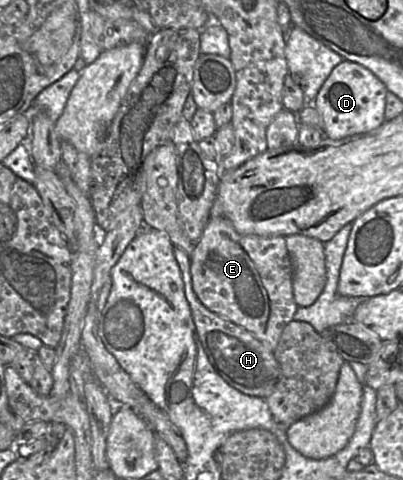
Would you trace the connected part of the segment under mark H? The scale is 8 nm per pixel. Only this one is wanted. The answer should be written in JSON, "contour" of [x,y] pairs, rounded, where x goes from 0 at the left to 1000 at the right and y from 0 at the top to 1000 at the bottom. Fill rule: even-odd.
{"contour":[[[432,517],[457,590],[459,617],[474,642],[494,708],[536,775],[591,815],[650,831],[670,825],[695,788],[695,763],[680,733],[663,727],[628,696],[571,667],[514,644],[489,621],[476,598],[471,533],[449,517]]]}

